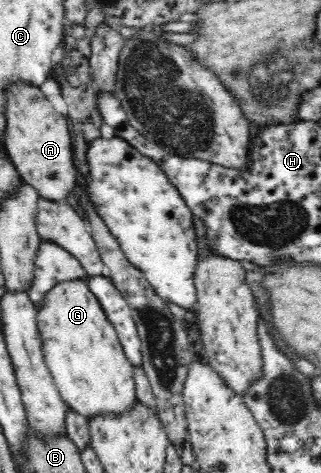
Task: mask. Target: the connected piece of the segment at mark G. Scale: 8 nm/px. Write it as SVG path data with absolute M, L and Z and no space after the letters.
M70 279L54 285L46 293L44 305L38 311L36 321L42 336L45 362L54 378L60 397L67 403L69 409L77 411L87 420L96 415L122 415L132 409L137 399L133 365L126 357L114 327L108 321L100 302L89 290L86 281Z

